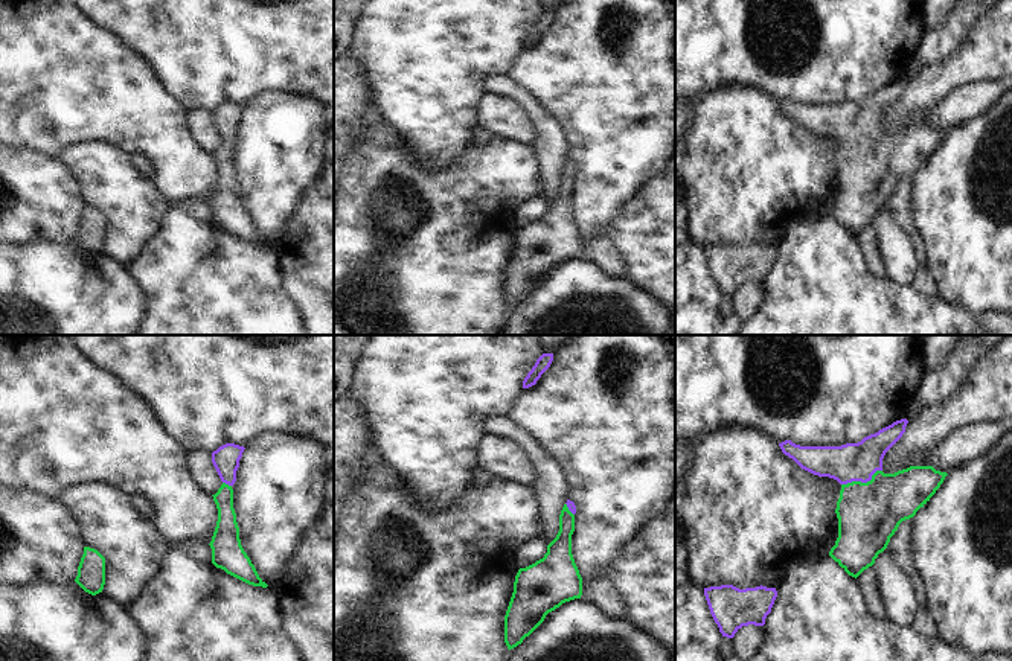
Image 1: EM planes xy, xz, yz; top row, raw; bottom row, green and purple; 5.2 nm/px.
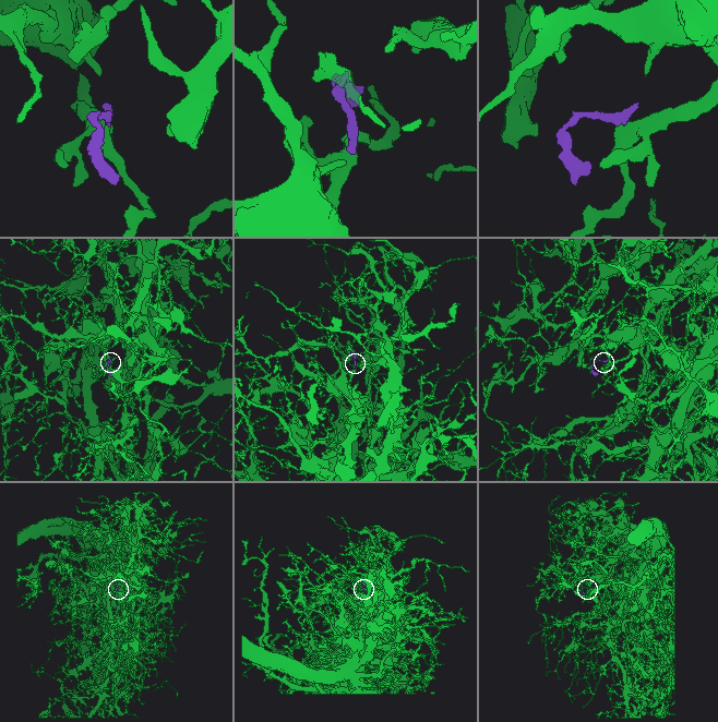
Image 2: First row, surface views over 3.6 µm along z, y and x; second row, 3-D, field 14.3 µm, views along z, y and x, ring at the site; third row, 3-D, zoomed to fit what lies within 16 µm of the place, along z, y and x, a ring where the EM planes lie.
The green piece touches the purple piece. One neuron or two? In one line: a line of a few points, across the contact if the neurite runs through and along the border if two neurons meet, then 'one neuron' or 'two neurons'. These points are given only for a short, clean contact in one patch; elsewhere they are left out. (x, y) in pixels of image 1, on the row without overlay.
line yz (869, 172), (869, 156), (860, 140), (860, 130), (852, 121); one neuron

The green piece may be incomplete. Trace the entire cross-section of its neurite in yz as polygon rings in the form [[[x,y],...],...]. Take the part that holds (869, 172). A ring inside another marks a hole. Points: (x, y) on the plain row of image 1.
[[[907,78],[896,79],[858,102],[841,105],[779,102],[802,128],[841,143],[835,168],[838,196],[829,215],[855,238],[875,222],[899,183],[913,177],[948,134],[933,125],[882,131],[882,117],[902,96],[907,82]]]

